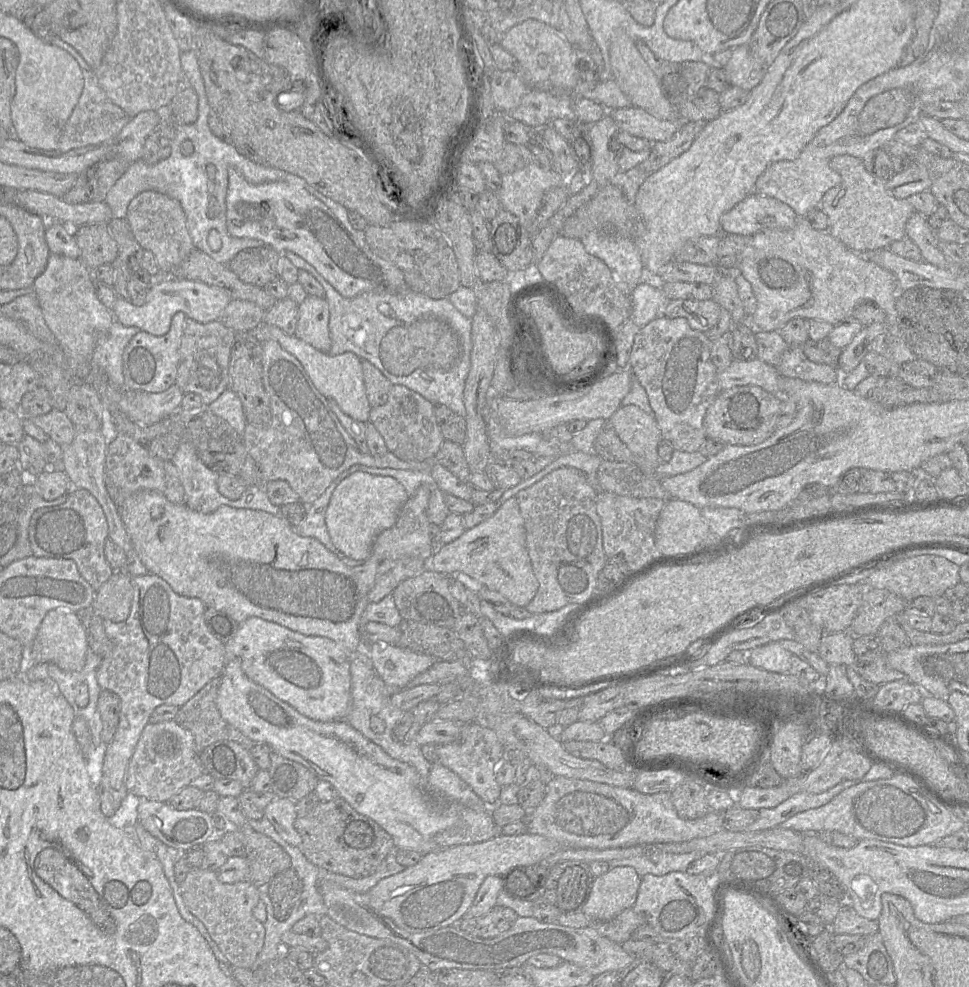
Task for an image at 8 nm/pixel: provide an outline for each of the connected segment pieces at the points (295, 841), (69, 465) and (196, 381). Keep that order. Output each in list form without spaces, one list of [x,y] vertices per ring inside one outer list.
[[[278,797],[267,805],[264,817],[287,843],[301,848],[302,837],[294,826],[298,817],[295,804],[292,799]]]
[[[77,429],[74,440],[67,447],[62,447],[62,461],[60,467],[50,468],[50,469],[62,469],[71,480],[71,488],[83,488],[88,490],[98,501],[102,507],[106,520],[108,523],[108,538],[111,539],[116,545],[118,545],[125,553],[133,549],[132,542],[129,535],[124,527],[122,519],[119,515],[118,508],[109,496],[105,482],[105,457],[107,455],[106,438],[101,433],[101,431],[91,431],[91,430],[79,430]]]
[[[187,317],[184,322],[184,333],[179,350],[180,358],[175,384],[184,394],[193,392],[200,395],[205,408],[228,388],[230,354],[235,339],[236,332],[227,328],[219,321],[199,323]]]

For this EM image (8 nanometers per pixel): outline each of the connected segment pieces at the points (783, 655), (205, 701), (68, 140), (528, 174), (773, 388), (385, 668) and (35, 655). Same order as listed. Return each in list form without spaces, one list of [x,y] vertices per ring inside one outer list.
[[[770,642],[749,651],[748,663],[769,672],[788,674],[791,656],[778,642]]]
[[[221,676],[212,679],[179,708],[173,719],[192,733],[199,756],[207,746],[217,741],[234,741],[248,750],[256,744],[221,717],[216,705],[220,684]]]
[[[84,70],[82,94],[70,117],[68,118],[58,141],[58,150],[68,152],[89,145],[102,144],[120,133],[131,117],[113,103],[100,87],[92,70]]]
[[[532,162],[512,173],[501,174],[501,187],[495,193],[502,209],[516,216],[520,223],[528,229],[537,217],[544,194],[554,187],[566,186],[567,178],[556,169],[543,169],[537,163]]]
[[[758,358],[753,360],[734,360],[724,370],[719,371],[718,379],[721,390],[735,386],[757,385],[773,394],[779,394],[779,378],[782,377],[776,366]]]
[[[376,642],[376,643],[371,643],[368,647],[368,655],[370,656],[371,660],[372,660],[372,664],[373,664],[373,667],[376,671],[376,673],[379,675],[379,677],[381,677],[381,679],[388,685],[388,686],[394,686],[394,687],[397,687],[397,688],[400,688],[400,689],[404,689],[407,684],[412,680],[414,679],[417,675],[419,675],[420,673],[426,671],[428,668],[430,668],[436,661],[441,661],[441,660],[435,660],[432,656],[429,656],[427,654],[423,654],[423,653],[416,653],[414,651],[411,651],[409,649],[406,649],[406,648],[402,648],[402,647],[399,647],[399,646],[394,646],[394,645],[391,645],[391,644],[388,644],[388,643],[385,643],[385,642]]]
[[[58,607],[48,611],[43,618],[30,649],[30,663],[54,663],[65,671],[80,671],[88,651],[86,632],[76,612]]]

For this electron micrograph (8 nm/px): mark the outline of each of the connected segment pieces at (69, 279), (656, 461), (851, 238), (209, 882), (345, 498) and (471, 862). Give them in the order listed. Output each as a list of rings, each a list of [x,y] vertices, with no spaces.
[[[51,253],[45,270],[34,281],[33,292],[38,299],[48,328],[67,357],[68,369],[77,380],[85,380],[91,371],[97,337],[106,332],[115,321],[113,313],[98,299],[95,293],[92,271],[85,266],[81,259]]]
[[[627,405],[627,406],[620,406],[610,417],[609,421],[614,431],[616,432],[617,436],[627,446],[627,448],[635,456],[640,456],[649,461],[654,466],[655,471],[658,465],[660,465],[661,463],[667,463],[667,462],[662,462],[658,455],[658,445],[663,440],[663,438],[659,426],[657,424],[657,421],[653,415],[647,414],[646,412],[644,412],[635,405]]]
[[[834,156],[830,167],[842,178],[840,184],[824,194],[820,203],[828,217],[830,234],[858,254],[888,248],[892,242],[906,237],[906,223],[916,211],[906,199],[891,195],[885,187],[886,181],[869,173],[860,158]]]
[[[191,868],[180,883],[180,892],[186,907],[204,924],[229,964],[232,967],[251,968],[265,939],[265,927],[252,913],[260,901],[260,889],[249,881],[222,883],[215,871]]]
[[[360,471],[351,474],[334,490],[326,511],[326,526],[334,546],[346,557],[367,560],[375,538],[395,524],[408,499],[405,488],[390,476]]]
[[[527,831],[521,835],[499,834],[483,842],[437,849],[424,854],[416,865],[378,882],[366,893],[367,905],[407,932],[433,932],[458,924],[486,877],[501,876],[515,867],[538,864],[561,848],[557,842]]]

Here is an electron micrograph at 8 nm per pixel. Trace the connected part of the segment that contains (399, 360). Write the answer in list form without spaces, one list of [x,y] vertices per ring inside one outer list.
[[[279,252],[298,269],[309,272],[324,288],[329,305],[329,333],[331,356],[352,352],[367,360],[393,384],[403,385],[432,402],[445,405],[456,414],[466,417],[463,400],[466,378],[471,364],[472,320],[462,315],[448,298],[432,299],[424,294],[409,290],[399,293],[363,293],[354,298],[343,297],[311,264],[297,254]]]

